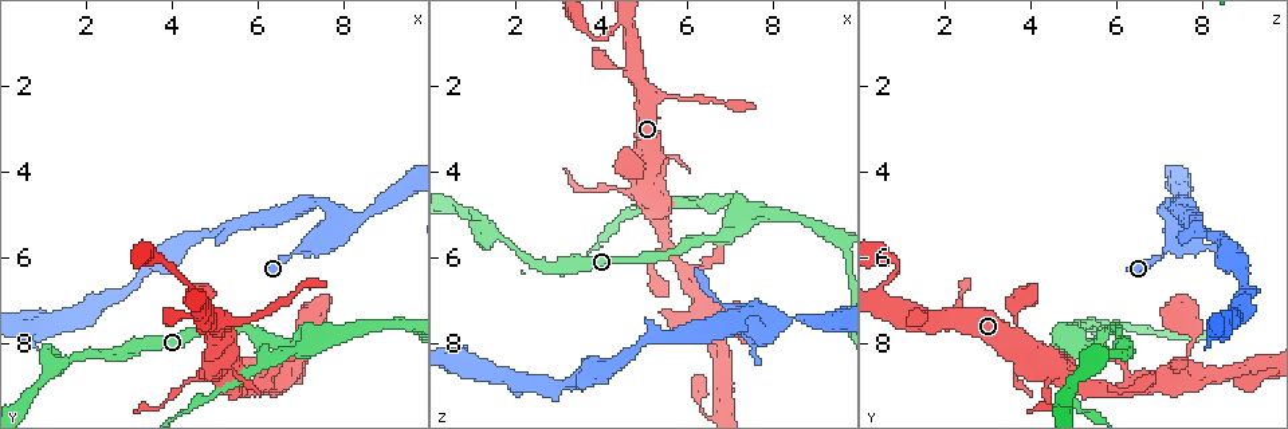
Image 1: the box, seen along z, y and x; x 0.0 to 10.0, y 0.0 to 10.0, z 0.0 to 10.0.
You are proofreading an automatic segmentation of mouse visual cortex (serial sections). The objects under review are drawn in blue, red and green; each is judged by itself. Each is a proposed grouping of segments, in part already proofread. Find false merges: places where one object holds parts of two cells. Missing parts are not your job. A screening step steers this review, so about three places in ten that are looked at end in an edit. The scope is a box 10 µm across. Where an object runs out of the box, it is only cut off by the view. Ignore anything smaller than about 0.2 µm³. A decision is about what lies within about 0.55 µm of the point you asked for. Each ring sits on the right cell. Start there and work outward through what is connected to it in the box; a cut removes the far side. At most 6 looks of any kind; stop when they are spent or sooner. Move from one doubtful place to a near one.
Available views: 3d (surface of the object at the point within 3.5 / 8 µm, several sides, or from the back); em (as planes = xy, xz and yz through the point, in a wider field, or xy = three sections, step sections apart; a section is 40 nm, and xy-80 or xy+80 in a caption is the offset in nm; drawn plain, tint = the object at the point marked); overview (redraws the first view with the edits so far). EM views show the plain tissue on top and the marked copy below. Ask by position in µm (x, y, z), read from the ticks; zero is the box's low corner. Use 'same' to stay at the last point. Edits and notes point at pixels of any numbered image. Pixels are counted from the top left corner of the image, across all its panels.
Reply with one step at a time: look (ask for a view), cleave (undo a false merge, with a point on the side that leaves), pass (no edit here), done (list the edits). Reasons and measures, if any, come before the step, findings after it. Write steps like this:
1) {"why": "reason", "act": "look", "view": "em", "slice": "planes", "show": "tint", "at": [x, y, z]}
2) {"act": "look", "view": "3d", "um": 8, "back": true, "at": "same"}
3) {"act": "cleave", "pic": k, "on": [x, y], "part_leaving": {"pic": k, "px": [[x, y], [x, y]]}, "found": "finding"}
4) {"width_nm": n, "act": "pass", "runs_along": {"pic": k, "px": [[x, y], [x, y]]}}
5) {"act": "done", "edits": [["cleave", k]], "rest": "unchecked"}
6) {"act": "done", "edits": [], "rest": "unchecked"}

{"why": "thin neck", "act": "look", "view": "3d", "um": 8, "at": [7.85, 5.00, 7.35]}

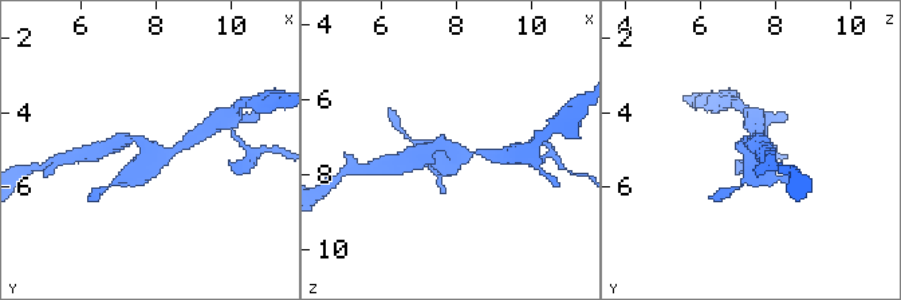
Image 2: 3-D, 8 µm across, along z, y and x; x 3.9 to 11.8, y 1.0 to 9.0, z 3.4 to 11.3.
{"act": "look", "view": "em", "slice": "xy", "step": 2, "show": "tint", "at": "same"}

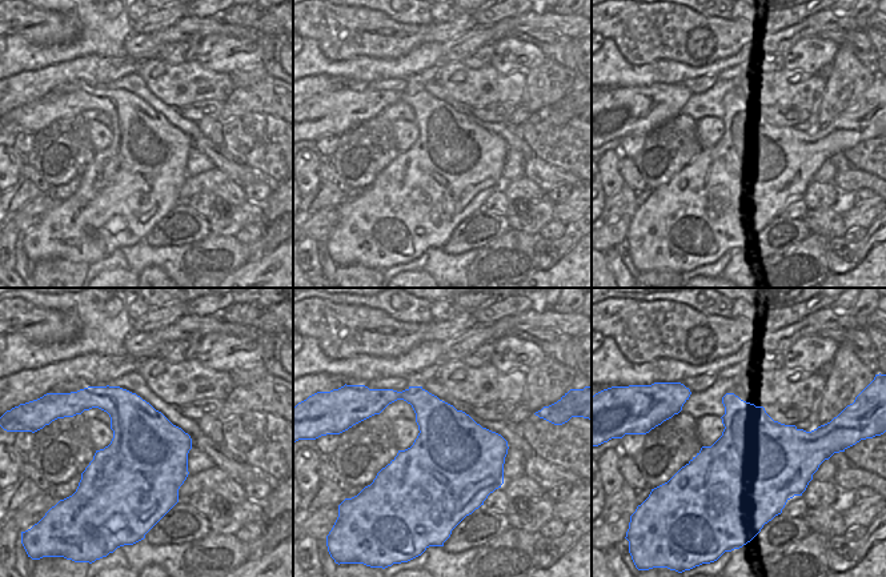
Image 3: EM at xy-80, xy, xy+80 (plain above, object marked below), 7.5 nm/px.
{"act": "pass", "runs_along": {"pic": 2, "px": [[122, 178], [152, 160], [126, 139]]}, "found": "continuous, no second cell"}

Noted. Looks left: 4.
{"why": "branch point", "act": "look", "view": "3d", "um": 3.5, "at": [7.25, 8.10, 5.20]}

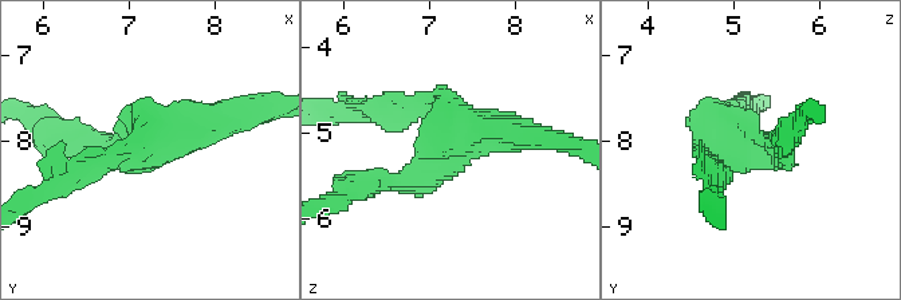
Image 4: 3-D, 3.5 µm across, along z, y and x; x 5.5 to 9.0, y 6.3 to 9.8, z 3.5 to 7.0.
{"act": "cleave", "pic": 4, "on": [85, 178], "part_leaving": {"pic": 4, "px": [[122, 157], [36, 194]]}, "found": "a second cell is stuck on"}

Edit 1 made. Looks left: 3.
{"why": "abrupt turn", "act": "look", "view": "3d", "um": 3.5, "at": [4.30, 6.60, 0.65]}

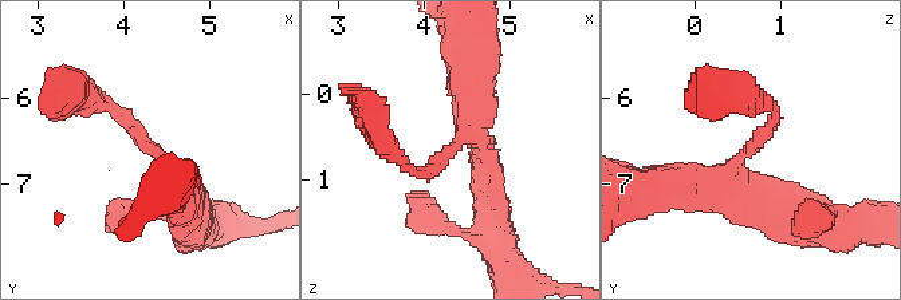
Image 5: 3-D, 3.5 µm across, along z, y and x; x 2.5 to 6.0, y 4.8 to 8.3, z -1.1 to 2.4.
{"arm_widths_nm": [150, 350], "why": "need the tissue", "act": "look", "view": "em", "slice": "xy", "step": 5, "show": "tint", "at": [4.25, 6.55, 0.70]}

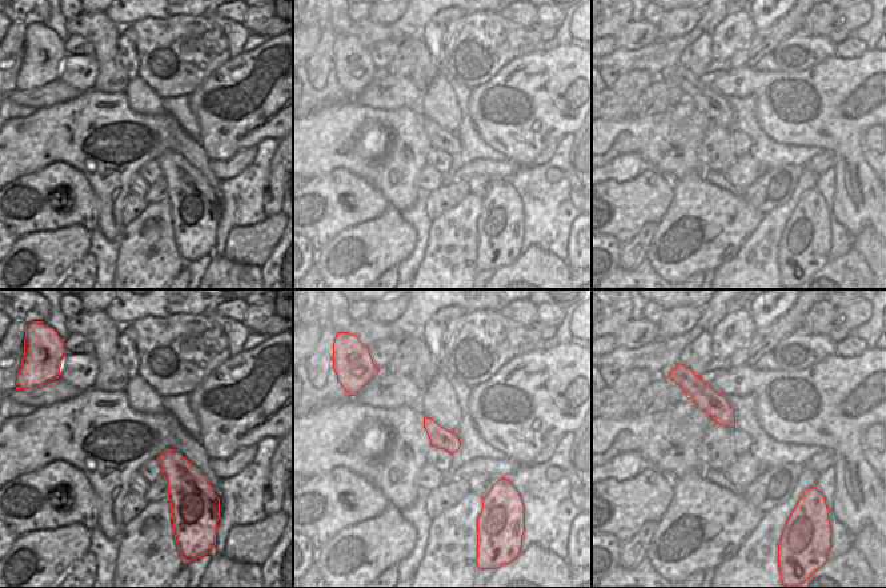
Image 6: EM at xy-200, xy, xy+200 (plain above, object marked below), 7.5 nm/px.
{"act": "pass", "runs_along": {"pic": 5, "px": [[183, 208], [170, 166], [87, 97]]}, "found": "one cell here"}

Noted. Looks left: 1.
{"act": "done", "edits": [["cleave", 4]], "rest": "unchecked"}

